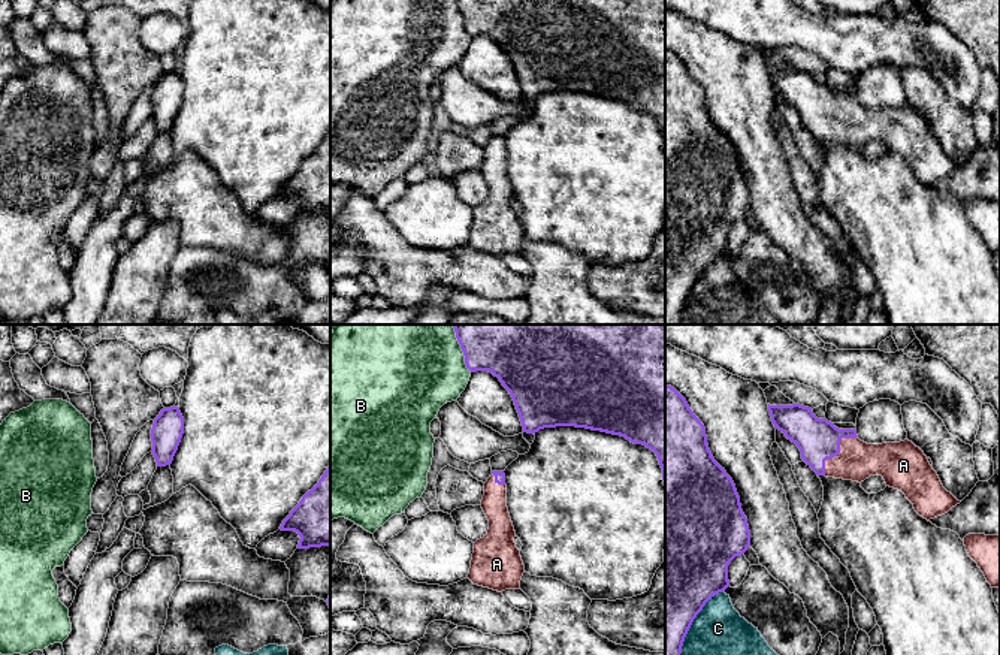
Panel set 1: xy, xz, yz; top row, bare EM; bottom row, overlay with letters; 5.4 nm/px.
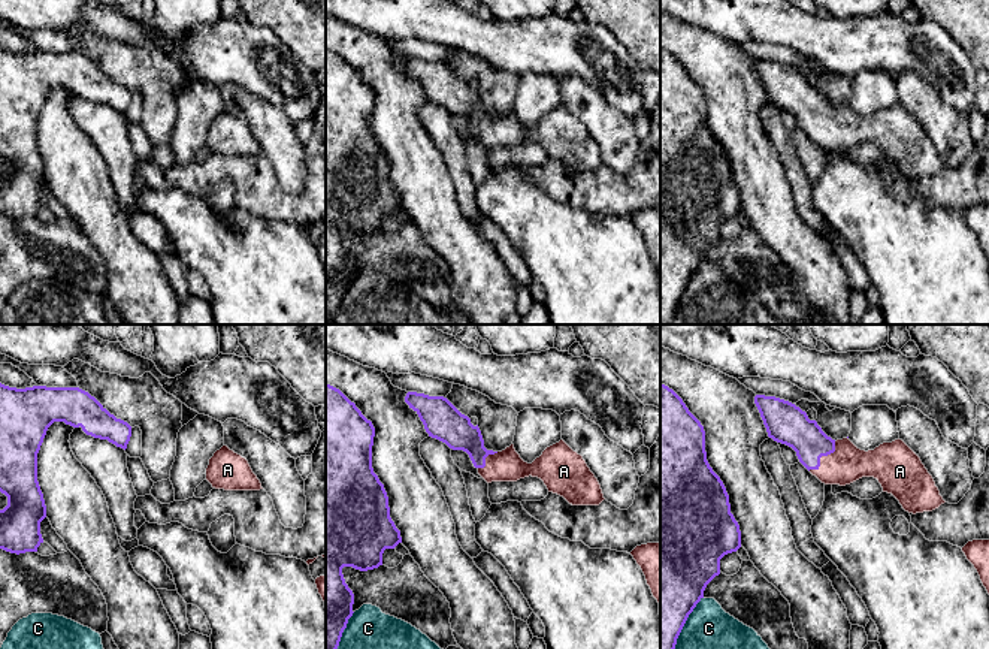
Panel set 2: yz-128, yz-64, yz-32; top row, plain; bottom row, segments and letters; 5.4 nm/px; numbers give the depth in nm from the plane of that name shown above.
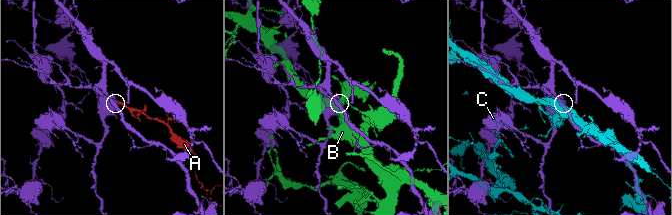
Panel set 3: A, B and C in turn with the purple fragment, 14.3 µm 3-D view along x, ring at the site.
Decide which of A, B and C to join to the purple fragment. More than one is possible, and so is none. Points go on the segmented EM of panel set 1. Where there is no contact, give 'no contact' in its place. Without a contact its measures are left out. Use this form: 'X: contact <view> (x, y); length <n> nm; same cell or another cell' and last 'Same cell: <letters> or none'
A: contact yz (839, 452); length 280 nm; same cell
B: contact xz (461, 347); length 280 nm; another cell
C: contact yz (692, 621); length 420 nm; another cell
Same cell: A

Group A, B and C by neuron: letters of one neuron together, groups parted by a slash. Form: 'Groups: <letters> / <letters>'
Groups: A / B / C

